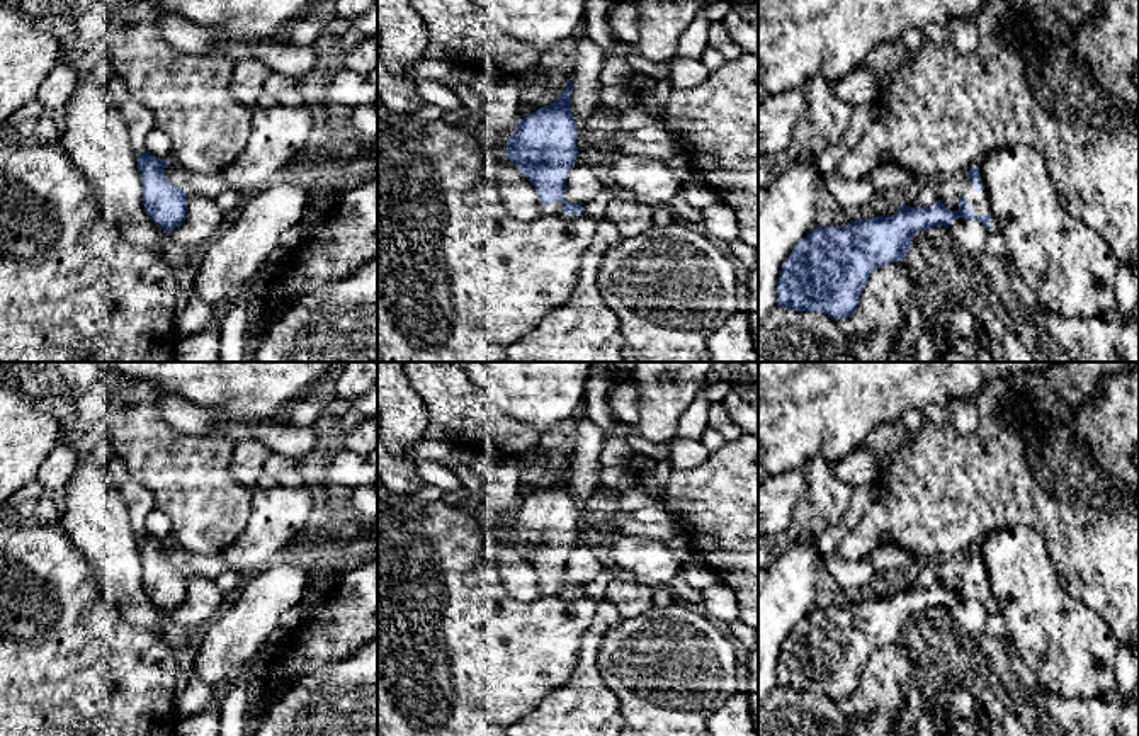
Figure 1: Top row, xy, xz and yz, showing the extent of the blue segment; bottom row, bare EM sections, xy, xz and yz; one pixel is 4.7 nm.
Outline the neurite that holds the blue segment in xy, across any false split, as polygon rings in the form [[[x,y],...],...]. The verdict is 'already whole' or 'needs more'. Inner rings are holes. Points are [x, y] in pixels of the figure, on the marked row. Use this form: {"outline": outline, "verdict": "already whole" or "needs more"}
{"outline": [[[148,151],[138,158],[143,180],[143,204],[148,218],[167,235],[187,218],[187,194],[165,175],[168,160],[160,160]]], "verdict": "already whole"}

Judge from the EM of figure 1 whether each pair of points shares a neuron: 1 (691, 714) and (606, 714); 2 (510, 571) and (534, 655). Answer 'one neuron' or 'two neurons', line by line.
1: two neurons
2: two neurons

